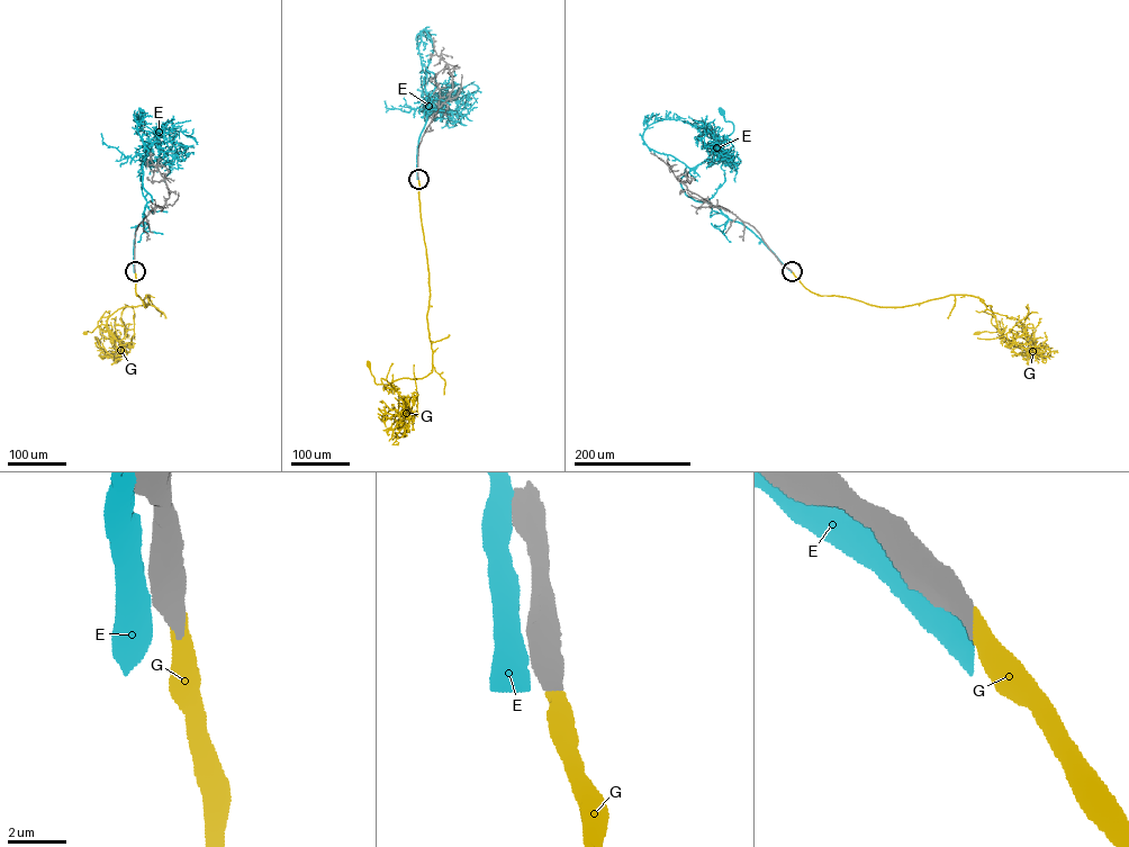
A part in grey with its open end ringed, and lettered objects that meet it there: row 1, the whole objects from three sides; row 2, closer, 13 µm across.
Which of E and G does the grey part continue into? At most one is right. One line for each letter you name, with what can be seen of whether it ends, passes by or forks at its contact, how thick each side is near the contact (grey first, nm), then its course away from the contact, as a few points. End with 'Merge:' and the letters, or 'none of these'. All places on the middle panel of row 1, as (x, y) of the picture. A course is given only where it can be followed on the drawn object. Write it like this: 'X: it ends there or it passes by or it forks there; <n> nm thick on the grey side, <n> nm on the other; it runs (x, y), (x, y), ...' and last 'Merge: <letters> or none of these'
G: it ends there; 650 nm thick on the grey side, 550 nm on the other; it runs (418, 179), (428, 273), (427, 322), (432, 370), (422, 378), (400, 378), (390, 386), (377, 384), (369, 365)
Merge: G

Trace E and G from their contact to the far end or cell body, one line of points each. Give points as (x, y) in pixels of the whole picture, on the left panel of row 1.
E: (134, 271), (135, 230), (152, 200), (142, 183), (142, 162), (148, 144), (142, 111)
G: (135, 271), (136, 295), (146, 307), (148, 295), (146, 306), (118, 308), (107, 329), (102, 324), (86, 333)

